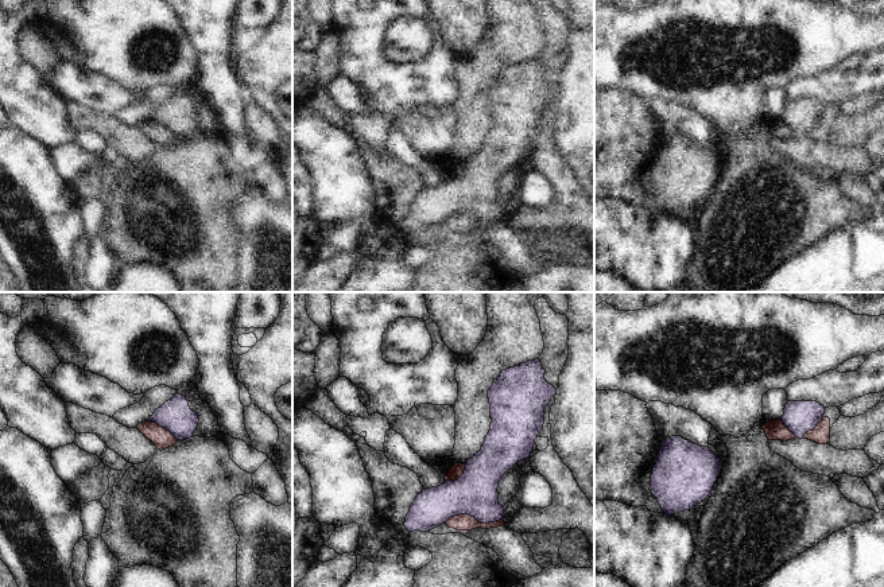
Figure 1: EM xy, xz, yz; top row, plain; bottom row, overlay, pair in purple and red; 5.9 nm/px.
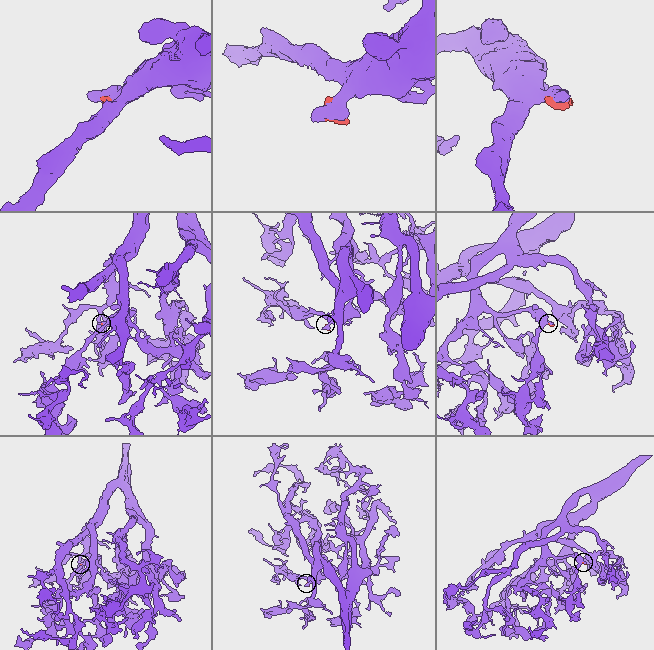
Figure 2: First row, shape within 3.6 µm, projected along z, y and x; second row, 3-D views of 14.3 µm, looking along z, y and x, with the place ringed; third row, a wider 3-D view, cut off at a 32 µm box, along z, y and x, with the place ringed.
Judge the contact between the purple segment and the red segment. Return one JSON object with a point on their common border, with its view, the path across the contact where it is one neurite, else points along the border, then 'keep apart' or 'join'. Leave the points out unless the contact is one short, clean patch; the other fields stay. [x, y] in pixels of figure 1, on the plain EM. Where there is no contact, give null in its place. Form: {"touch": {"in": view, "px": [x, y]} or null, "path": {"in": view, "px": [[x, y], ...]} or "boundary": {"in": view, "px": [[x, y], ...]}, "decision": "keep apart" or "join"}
{"touch": {"in": "xz", "px": [473, 214]}, "decision": "keep apart"}

